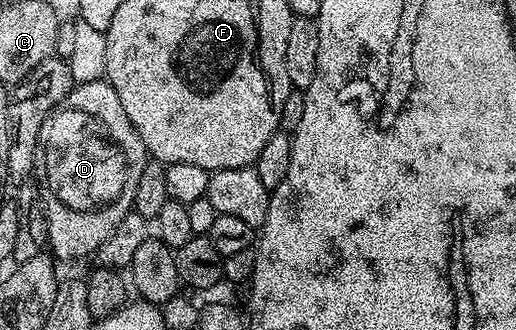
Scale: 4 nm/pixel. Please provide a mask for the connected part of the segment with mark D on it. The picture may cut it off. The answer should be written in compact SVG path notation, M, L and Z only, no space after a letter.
M104 79L74 84L69 94L49 112L39 127L35 185L49 228L47 245L58 262L85 257L88 253L89 256L96 254L111 231L115 231L115 227L119 227L122 219L133 209L135 187L139 183L139 175L143 175L146 160L143 139L139 139L135 127L131 127L131 119L127 119L123 103L119 103L115 91Z

